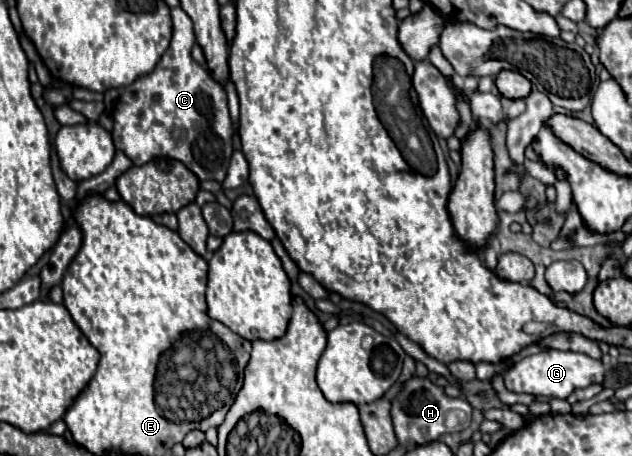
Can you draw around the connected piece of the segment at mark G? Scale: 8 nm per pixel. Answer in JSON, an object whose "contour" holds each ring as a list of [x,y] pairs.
{"contour":[[[547,349],[547,351],[535,353],[531,357],[525,357],[503,373],[505,387],[509,391],[543,395],[543,397],[549,397],[549,399],[555,399],[555,397],[557,399],[567,399],[579,387],[589,387],[593,383],[603,383],[603,377],[605,377],[605,369],[603,369],[601,361],[591,359],[585,353],[555,351],[555,349]]]}

